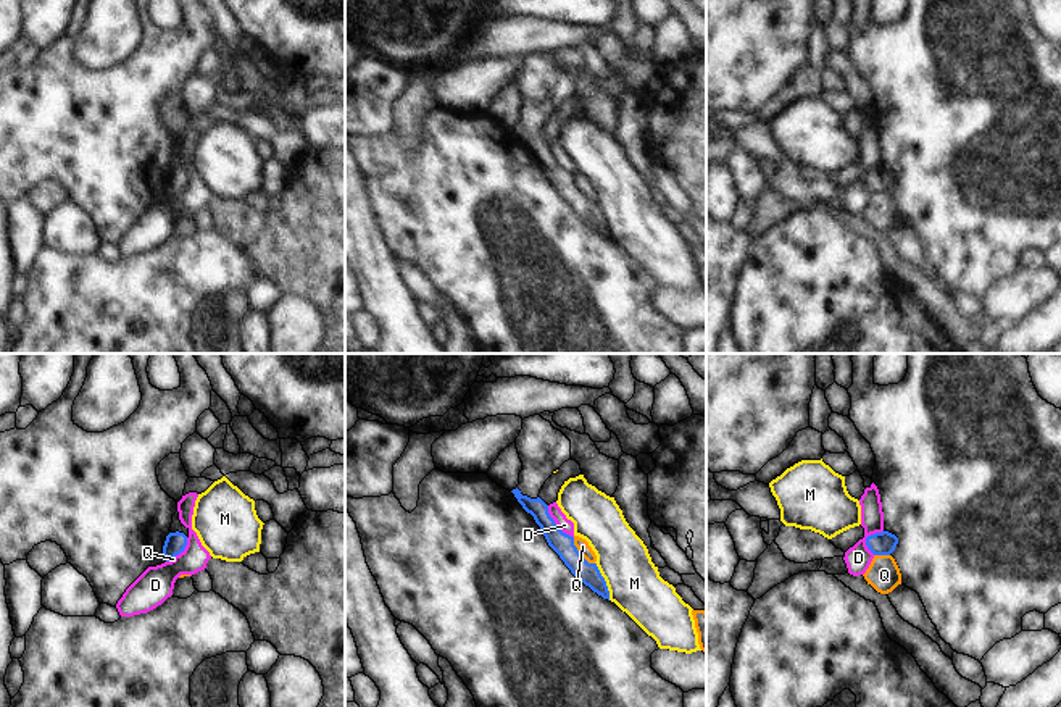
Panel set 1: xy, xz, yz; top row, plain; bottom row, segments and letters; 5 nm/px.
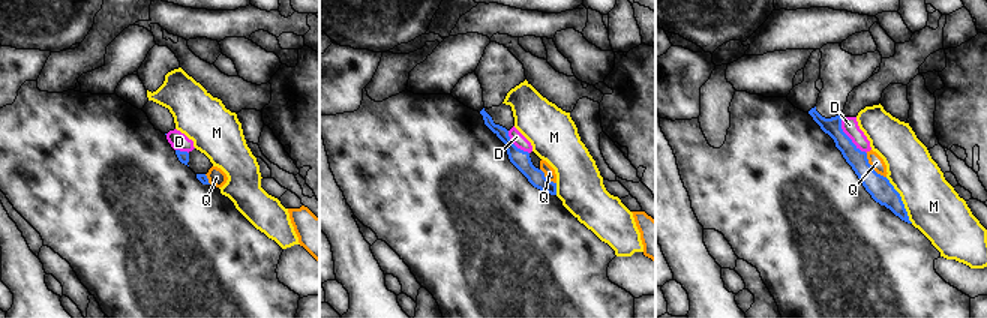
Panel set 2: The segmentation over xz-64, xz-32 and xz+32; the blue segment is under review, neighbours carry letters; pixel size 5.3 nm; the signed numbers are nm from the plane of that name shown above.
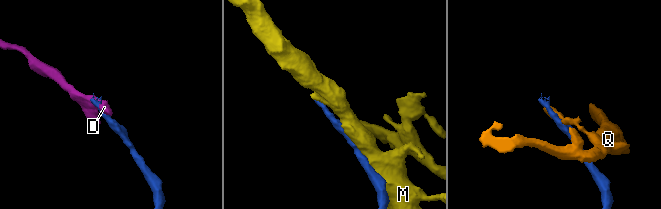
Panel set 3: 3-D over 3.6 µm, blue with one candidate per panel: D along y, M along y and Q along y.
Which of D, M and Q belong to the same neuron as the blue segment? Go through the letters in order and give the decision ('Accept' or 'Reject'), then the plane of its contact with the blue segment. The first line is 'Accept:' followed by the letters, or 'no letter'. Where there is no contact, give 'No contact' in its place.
Accept: no letter
D: Reject. Touches blue in xz
M: Reject. Touches blue in xz
Q: Reject. Touches blue in xz

